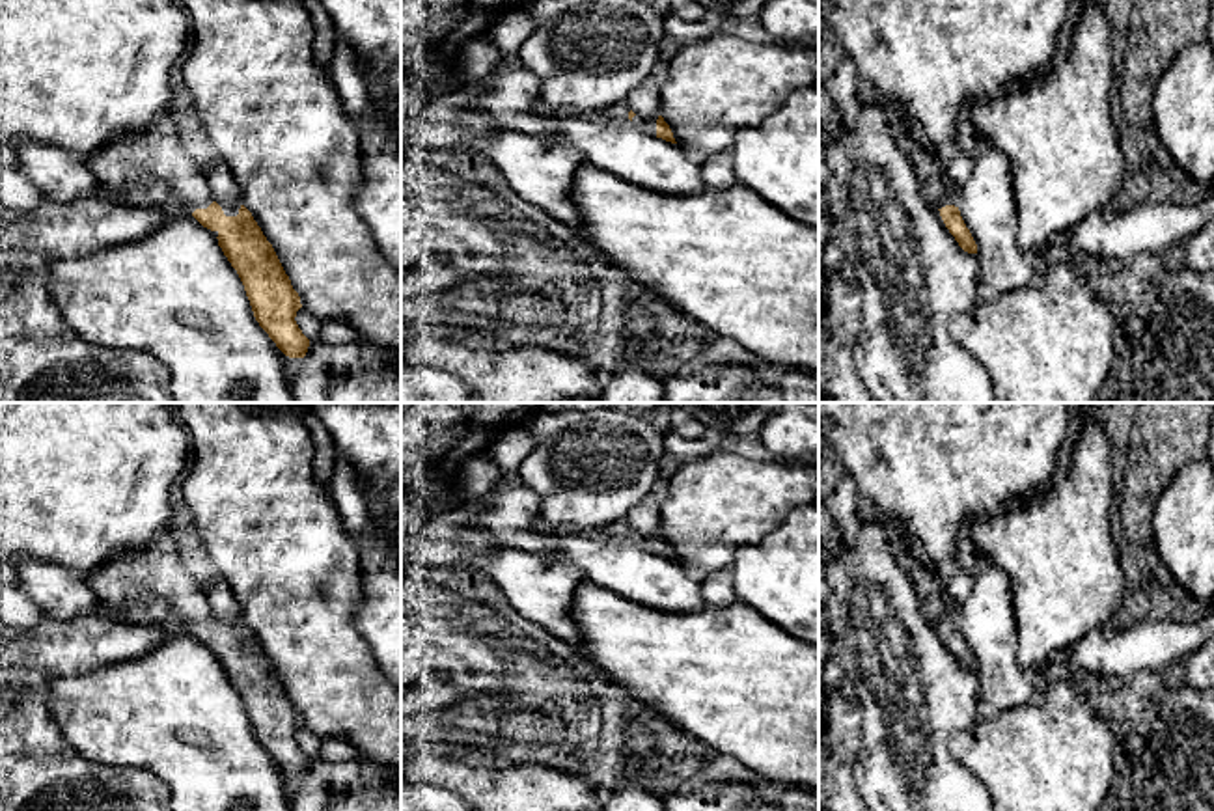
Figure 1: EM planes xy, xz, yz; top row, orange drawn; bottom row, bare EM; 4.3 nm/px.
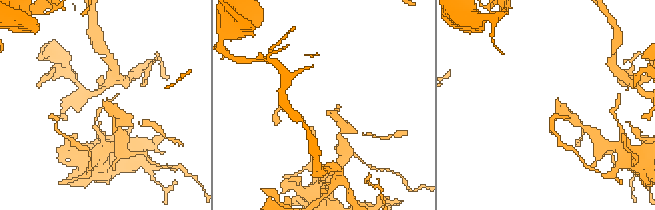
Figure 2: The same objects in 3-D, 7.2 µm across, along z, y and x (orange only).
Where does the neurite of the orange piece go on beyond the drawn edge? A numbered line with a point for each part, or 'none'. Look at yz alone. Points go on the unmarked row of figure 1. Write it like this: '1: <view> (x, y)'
1: yz (944, 614)

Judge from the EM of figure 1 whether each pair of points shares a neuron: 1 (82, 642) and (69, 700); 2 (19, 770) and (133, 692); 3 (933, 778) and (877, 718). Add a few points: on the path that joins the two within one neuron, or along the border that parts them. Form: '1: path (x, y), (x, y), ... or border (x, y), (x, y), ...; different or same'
1: border (116, 662), (81, 675), (56, 677); different
2: border (47, 698), (62, 737), (101, 763); different
3: path (918, 763), (892, 733); same

